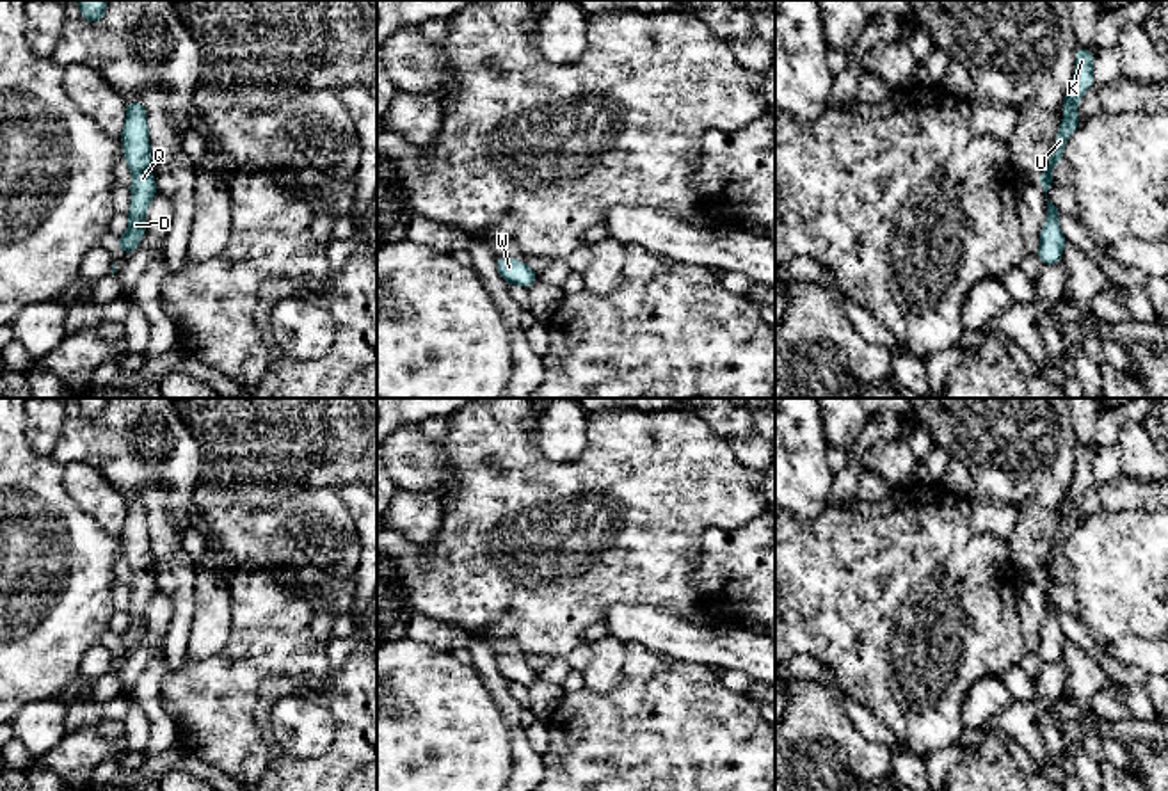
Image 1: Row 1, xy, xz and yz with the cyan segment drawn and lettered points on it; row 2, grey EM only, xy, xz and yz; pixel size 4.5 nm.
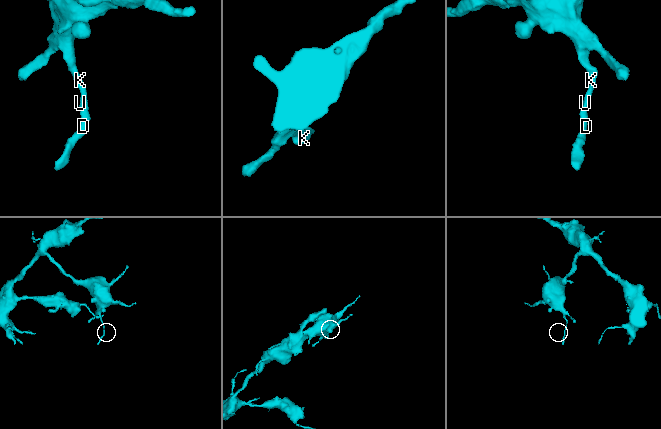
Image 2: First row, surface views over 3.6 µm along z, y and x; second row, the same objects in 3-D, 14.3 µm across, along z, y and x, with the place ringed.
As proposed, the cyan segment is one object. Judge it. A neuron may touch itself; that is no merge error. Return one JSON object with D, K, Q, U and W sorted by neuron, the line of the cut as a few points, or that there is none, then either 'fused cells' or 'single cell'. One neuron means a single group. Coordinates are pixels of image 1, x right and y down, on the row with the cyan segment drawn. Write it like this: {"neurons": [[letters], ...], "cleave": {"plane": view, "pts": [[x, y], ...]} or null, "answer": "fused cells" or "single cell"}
{"neurons": [["D", "K", "Q", "U", "W"]], "cleave": null, "answer": "single cell"}

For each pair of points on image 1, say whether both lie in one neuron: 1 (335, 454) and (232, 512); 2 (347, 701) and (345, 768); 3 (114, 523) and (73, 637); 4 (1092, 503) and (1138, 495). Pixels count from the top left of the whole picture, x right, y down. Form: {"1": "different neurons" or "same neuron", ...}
{"1": "same neuron", "2": "same neuron", "3": "different neurons", "4": "same neuron"}

